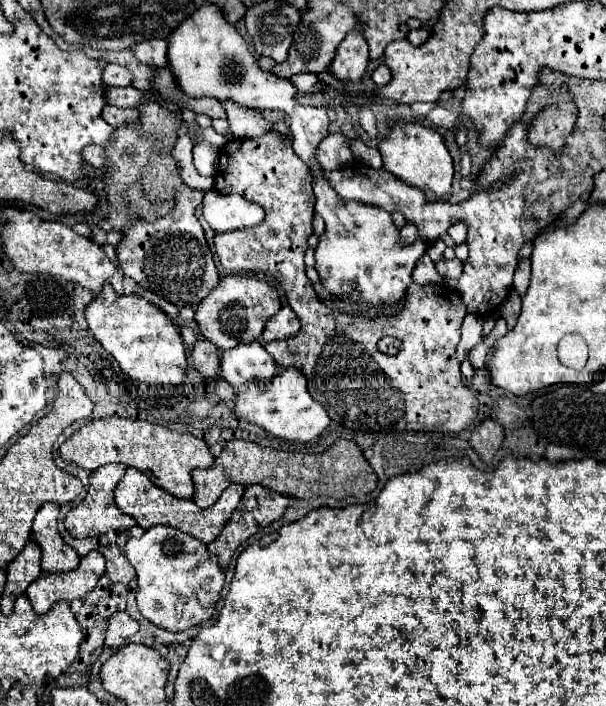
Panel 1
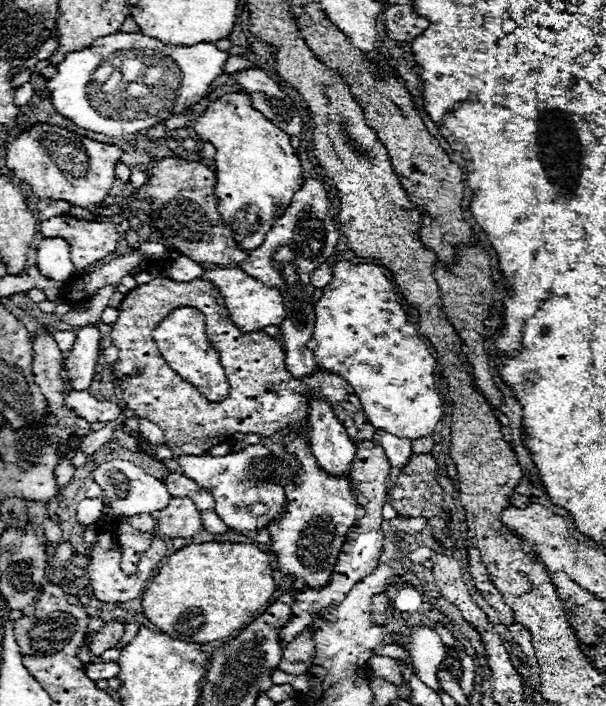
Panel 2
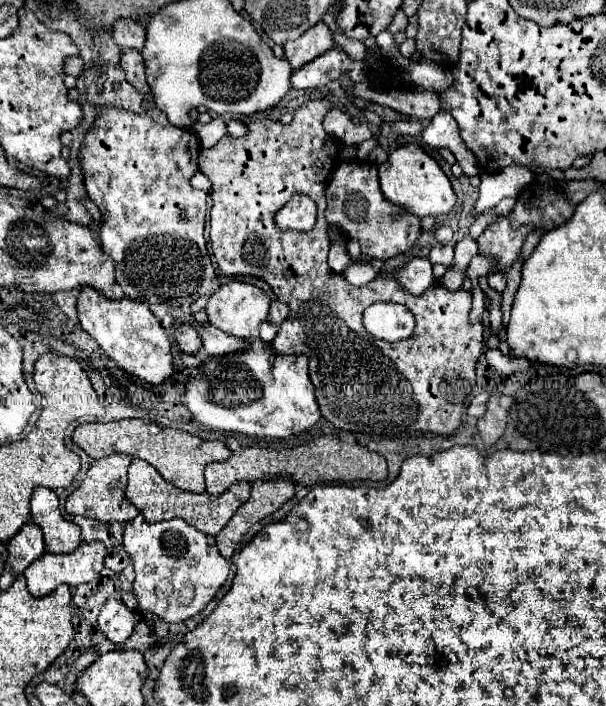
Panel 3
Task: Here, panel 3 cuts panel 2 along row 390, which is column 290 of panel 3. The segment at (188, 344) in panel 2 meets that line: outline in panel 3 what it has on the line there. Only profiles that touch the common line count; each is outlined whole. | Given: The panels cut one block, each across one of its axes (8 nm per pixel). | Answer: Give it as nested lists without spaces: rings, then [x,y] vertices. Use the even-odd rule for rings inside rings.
[[[296,194],[288,206],[284,206],[278,214],[276,214],[276,224],[282,230],[310,230],[315,225],[317,217],[317,206],[305,194]]]

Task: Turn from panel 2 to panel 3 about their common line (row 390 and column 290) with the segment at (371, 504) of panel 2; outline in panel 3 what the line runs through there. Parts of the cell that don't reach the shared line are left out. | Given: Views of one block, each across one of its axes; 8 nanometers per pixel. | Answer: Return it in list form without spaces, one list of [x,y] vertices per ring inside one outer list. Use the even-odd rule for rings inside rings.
[[[310,100],[306,102],[304,106],[300,106],[294,114],[294,120],[284,126],[276,120],[254,120],[248,124],[250,132],[244,136],[244,138],[232,138],[232,136],[224,136],[216,146],[212,148],[206,148],[206,150],[200,150],[200,158],[198,158],[198,166],[200,166],[200,172],[206,174],[212,182],[212,210],[210,210],[210,244],[212,244],[212,252],[214,252],[214,258],[216,258],[216,264],[218,268],[222,270],[224,276],[236,276],[236,274],[242,274],[242,276],[256,276],[256,278],[262,278],[266,280],[276,298],[278,300],[284,300],[288,306],[290,306],[290,314],[288,314],[288,320],[282,324],[282,328],[278,330],[276,338],[272,340],[272,350],[278,352],[278,354],[304,354],[308,356],[310,360],[310,380],[314,384],[314,394],[316,394],[316,402],[320,406],[320,412],[322,416],[332,422],[336,428],[342,428],[342,430],[350,430],[350,432],[364,432],[364,434],[400,434],[400,432],[434,432],[434,434],[452,434],[460,424],[462,424],[462,412],[464,412],[464,402],[466,402],[466,396],[472,394],[474,386],[476,386],[476,362],[482,354],[482,346],[484,346],[484,326],[482,324],[470,324],[468,322],[468,314],[472,310],[472,296],[466,292],[466,290],[458,290],[458,292],[450,292],[446,290],[442,284],[436,284],[436,286],[430,286],[424,294],[420,296],[414,296],[414,294],[408,294],[408,290],[404,290],[404,286],[400,286],[400,282],[396,280],[388,280],[388,278],[374,278],[368,286],[352,286],[344,280],[342,274],[336,274],[328,268],[326,264],[326,256],[328,256],[328,250],[330,250],[330,238],[326,234],[326,228],[328,228],[328,222],[324,218],[324,210],[326,210],[326,196],[324,196],[324,190],[326,190],[326,182],[334,170],[334,166],[338,164],[338,150],[340,150],[340,144],[334,142],[322,128],[322,120],[324,120],[324,114],[330,110],[330,102],[326,100]],[[294,194],[306,194],[310,196],[316,206],[318,206],[318,220],[316,220],[316,226],[310,230],[310,232],[298,232],[298,230],[280,230],[276,224],[274,224],[274,216],[276,212],[294,196]],[[374,302],[398,302],[398,304],[404,304],[416,318],[416,328],[412,332],[410,338],[406,340],[400,340],[400,342],[384,342],[384,340],[378,340],[374,338],[372,334],[366,332],[364,324],[362,324],[362,312],[374,304]]]

